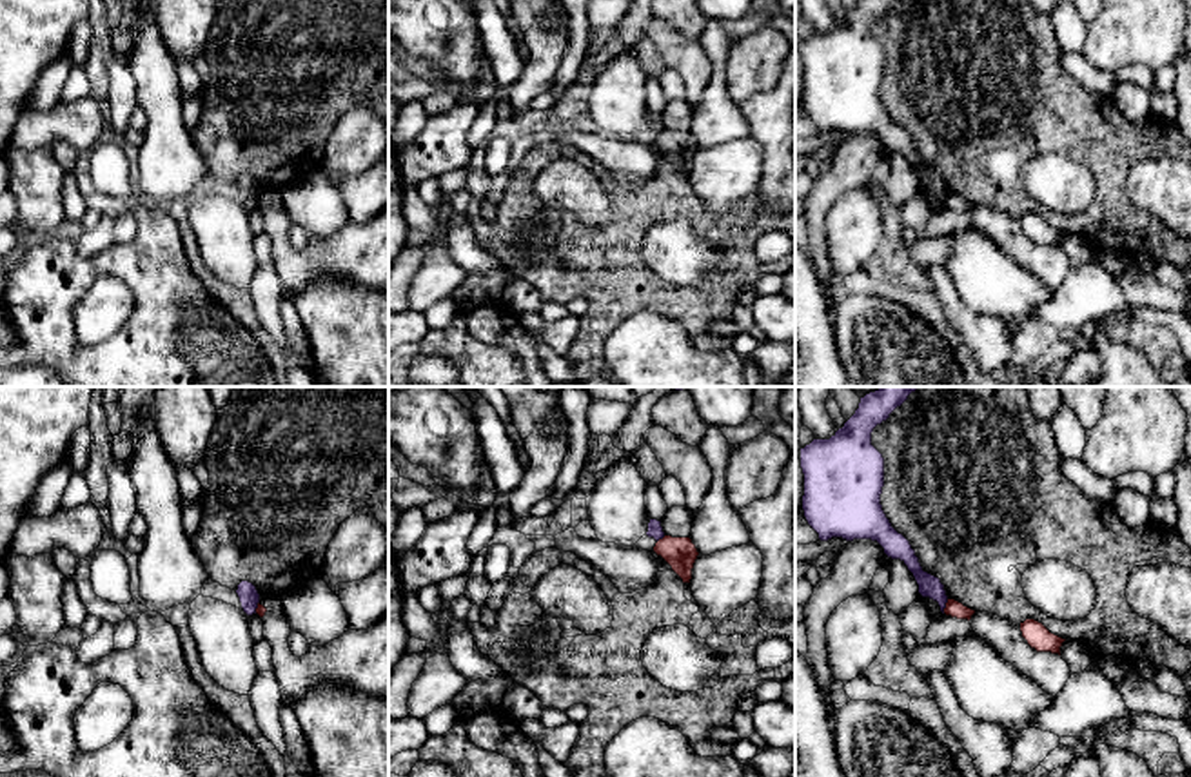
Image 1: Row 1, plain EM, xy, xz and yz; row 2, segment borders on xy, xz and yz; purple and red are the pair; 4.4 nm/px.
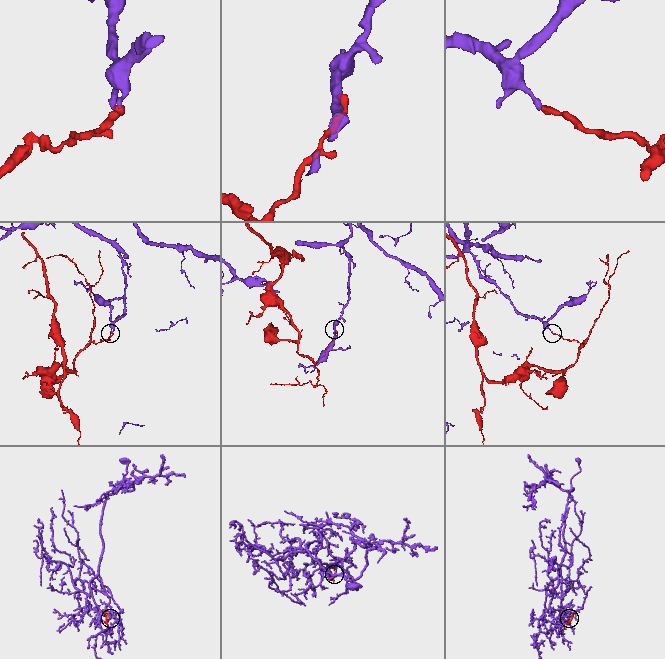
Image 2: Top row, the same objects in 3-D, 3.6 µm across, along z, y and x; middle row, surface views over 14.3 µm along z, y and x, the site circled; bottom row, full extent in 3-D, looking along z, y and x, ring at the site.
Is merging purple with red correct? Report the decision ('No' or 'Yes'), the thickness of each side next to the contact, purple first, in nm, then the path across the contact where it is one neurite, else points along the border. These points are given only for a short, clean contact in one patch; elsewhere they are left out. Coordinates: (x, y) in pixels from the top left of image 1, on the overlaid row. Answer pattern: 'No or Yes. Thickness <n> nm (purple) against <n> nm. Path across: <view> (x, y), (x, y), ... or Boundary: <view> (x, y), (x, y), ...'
No. Thickness 100 nm (purple) against 70 nm. Boundary: yz (948, 599), (943, 612)

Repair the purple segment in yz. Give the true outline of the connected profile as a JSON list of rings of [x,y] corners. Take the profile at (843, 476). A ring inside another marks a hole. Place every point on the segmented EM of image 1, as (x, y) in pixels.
[[[881,387],[866,394],[861,398],[855,414],[830,439],[813,439],[801,448],[801,468],[804,474],[802,510],[808,525],[819,534],[821,541],[832,537],[877,541],[888,557],[901,559],[908,566],[919,585],[919,594],[937,601],[944,614],[948,603],[944,585],[939,577],[922,570],[910,541],[891,526],[882,510],[884,457],[871,445],[873,428],[886,421],[917,388]]]

